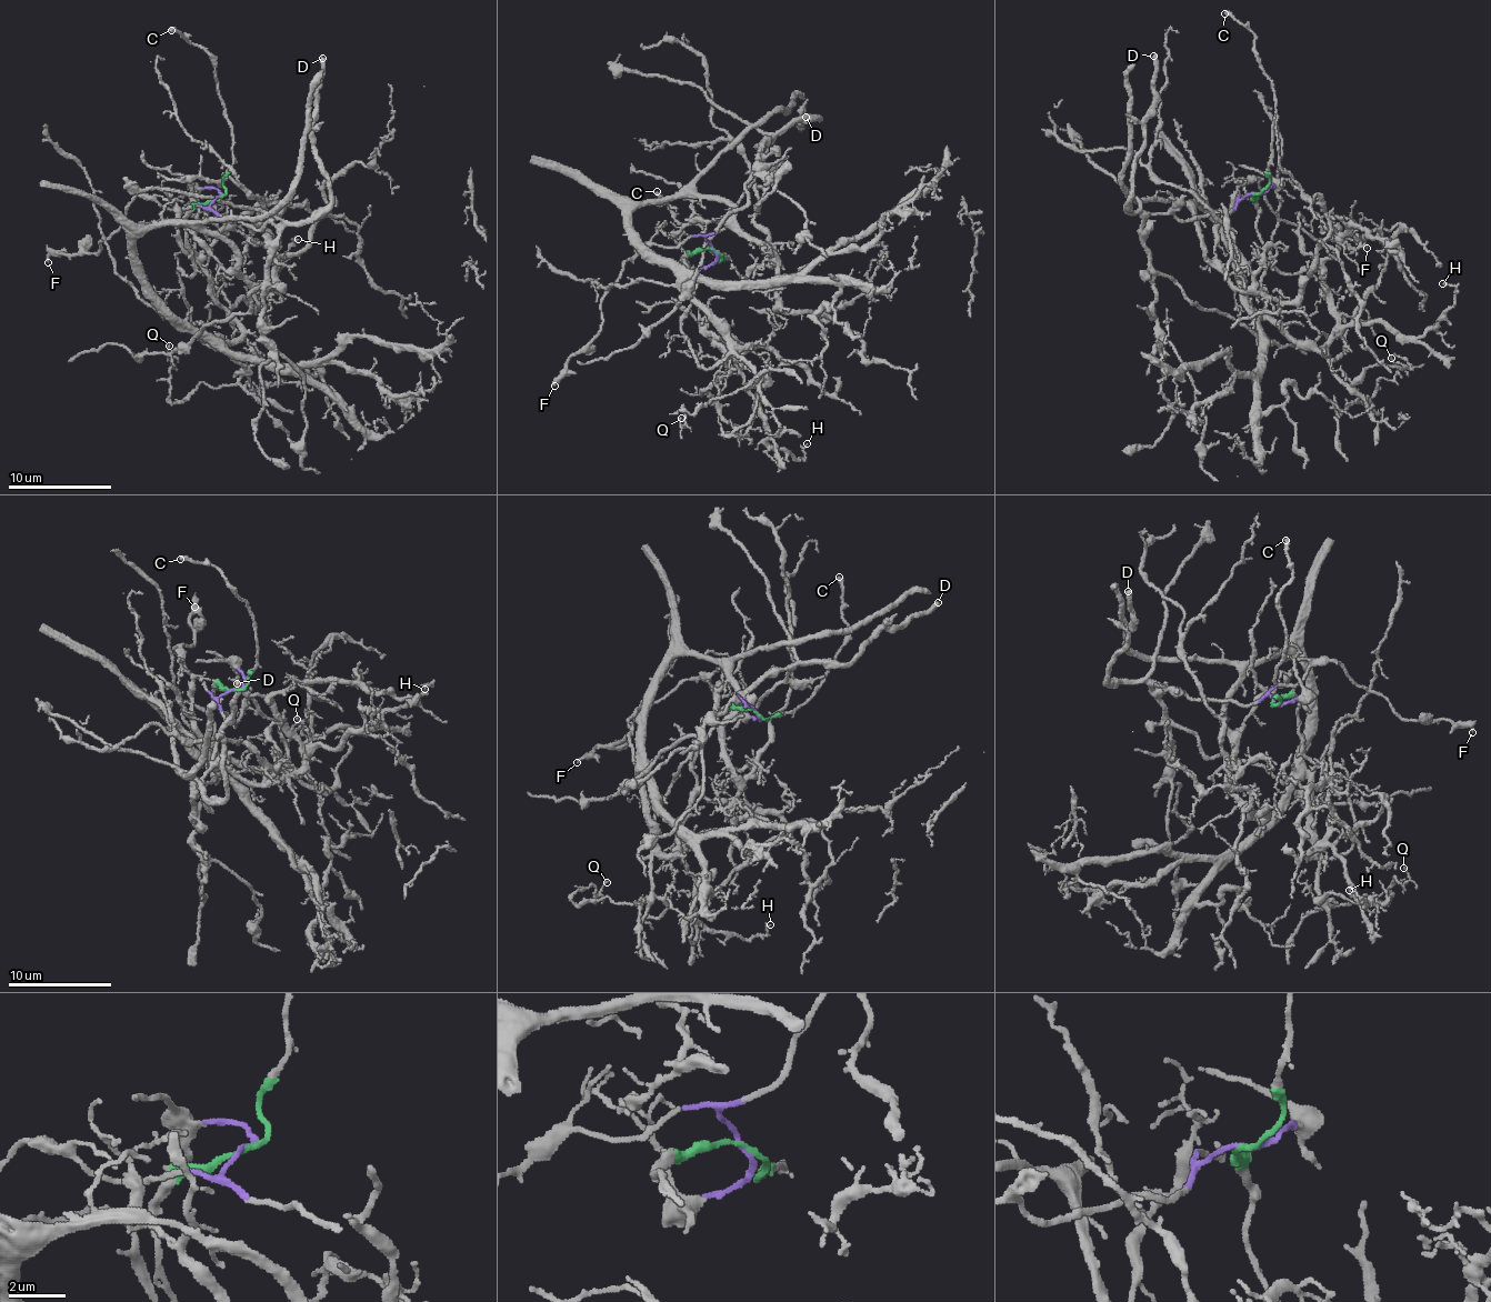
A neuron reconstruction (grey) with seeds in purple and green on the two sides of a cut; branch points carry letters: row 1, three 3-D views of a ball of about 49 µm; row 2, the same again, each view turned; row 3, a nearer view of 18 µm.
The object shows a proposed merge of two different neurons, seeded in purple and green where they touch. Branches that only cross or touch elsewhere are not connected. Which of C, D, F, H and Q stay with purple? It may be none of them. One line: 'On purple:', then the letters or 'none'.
On purple: D, F

